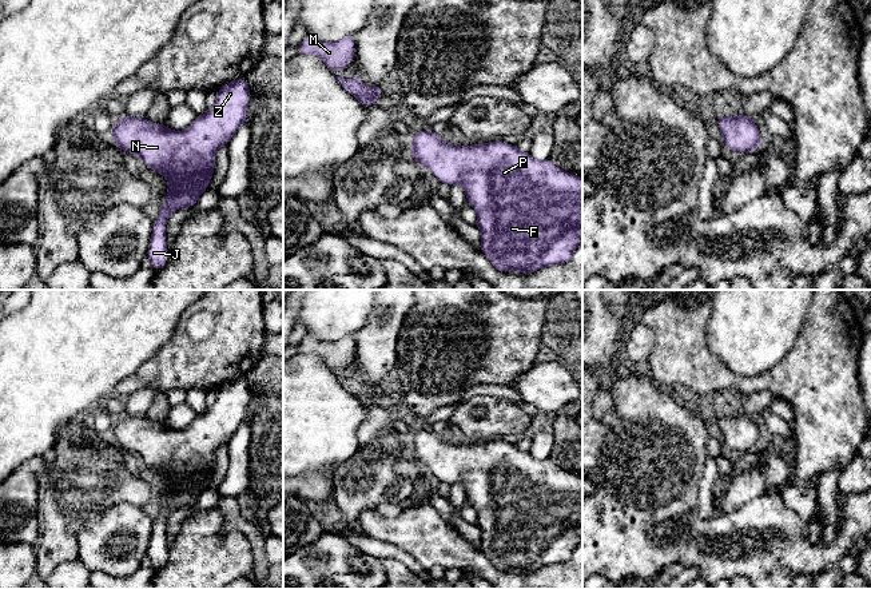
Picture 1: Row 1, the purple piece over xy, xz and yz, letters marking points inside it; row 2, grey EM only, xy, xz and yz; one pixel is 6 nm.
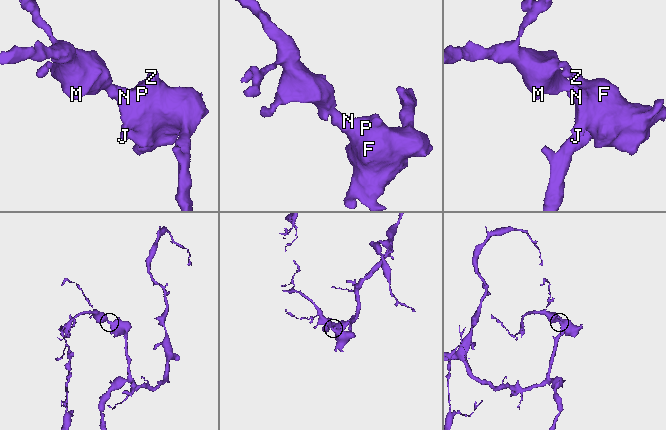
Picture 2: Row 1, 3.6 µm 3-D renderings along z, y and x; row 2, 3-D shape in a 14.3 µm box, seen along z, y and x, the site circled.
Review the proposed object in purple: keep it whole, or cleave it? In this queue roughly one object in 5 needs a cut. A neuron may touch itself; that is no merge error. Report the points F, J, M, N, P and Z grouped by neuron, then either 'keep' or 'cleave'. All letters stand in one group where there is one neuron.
F J M N P Z | keep

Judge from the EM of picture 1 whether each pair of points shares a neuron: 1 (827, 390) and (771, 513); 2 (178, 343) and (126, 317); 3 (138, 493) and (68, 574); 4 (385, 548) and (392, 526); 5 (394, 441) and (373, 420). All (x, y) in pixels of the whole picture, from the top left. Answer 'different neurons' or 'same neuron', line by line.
1: different neurons
2: different neurons
3: different neurons
4: different neurons
5: different neurons

